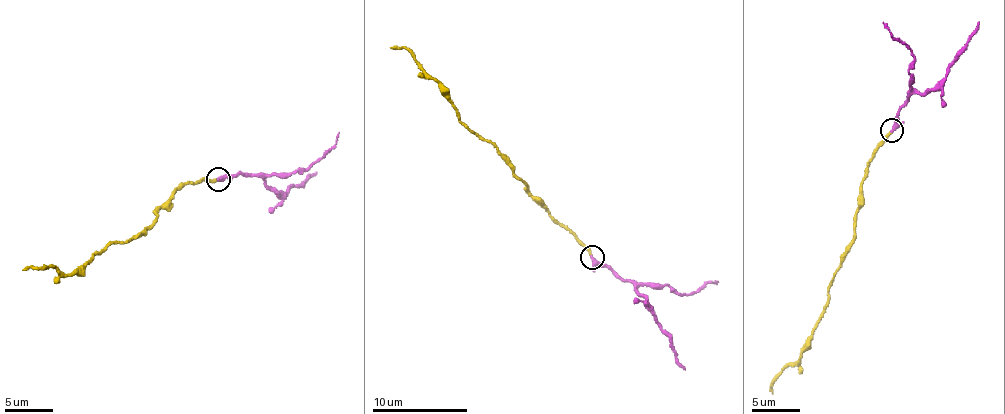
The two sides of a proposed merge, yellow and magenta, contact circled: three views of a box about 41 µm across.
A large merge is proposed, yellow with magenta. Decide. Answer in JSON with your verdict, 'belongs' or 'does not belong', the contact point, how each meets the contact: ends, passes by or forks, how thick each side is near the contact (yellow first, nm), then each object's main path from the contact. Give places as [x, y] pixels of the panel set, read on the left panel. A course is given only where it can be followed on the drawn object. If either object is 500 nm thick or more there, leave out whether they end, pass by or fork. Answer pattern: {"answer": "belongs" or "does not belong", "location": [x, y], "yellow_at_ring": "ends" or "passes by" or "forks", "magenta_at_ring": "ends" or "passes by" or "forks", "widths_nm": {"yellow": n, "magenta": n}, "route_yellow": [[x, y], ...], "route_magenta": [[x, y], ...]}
{"answer": "does not belong", "location": [218, 179], "yellow_at_ring": "ends", "magenta_at_ring": "passes by", "widths_nm": {"yellow": 220, "magenta": 280}, "route_yellow": [[219, 179], [176, 189], [146, 234], [94, 254], [85, 268], [22, 269]], "route_magenta": [[219, 179], [244, 173], [263, 179], [278, 194], [301, 184], [315, 171]]}

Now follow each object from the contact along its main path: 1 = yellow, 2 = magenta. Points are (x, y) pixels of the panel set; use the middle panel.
1: (592, 256), (530, 193), (525, 181), (489, 141), (460, 119), (450, 97), (406, 48), (390, 47)
2: (592, 256), (634, 284), (668, 337), (684, 369)

